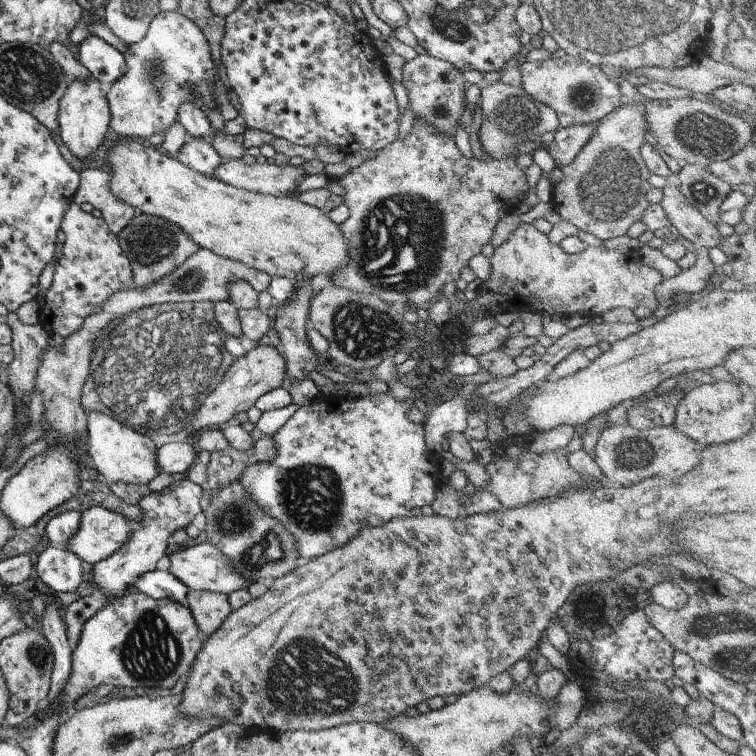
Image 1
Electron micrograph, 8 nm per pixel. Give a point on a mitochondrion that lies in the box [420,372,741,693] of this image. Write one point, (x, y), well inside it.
(632, 454)

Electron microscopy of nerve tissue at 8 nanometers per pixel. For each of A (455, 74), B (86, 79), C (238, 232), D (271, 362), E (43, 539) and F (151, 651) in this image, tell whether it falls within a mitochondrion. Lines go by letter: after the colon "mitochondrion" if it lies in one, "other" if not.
A: other
B: other
C: other
D: other
E: other
F: mitochondrion

